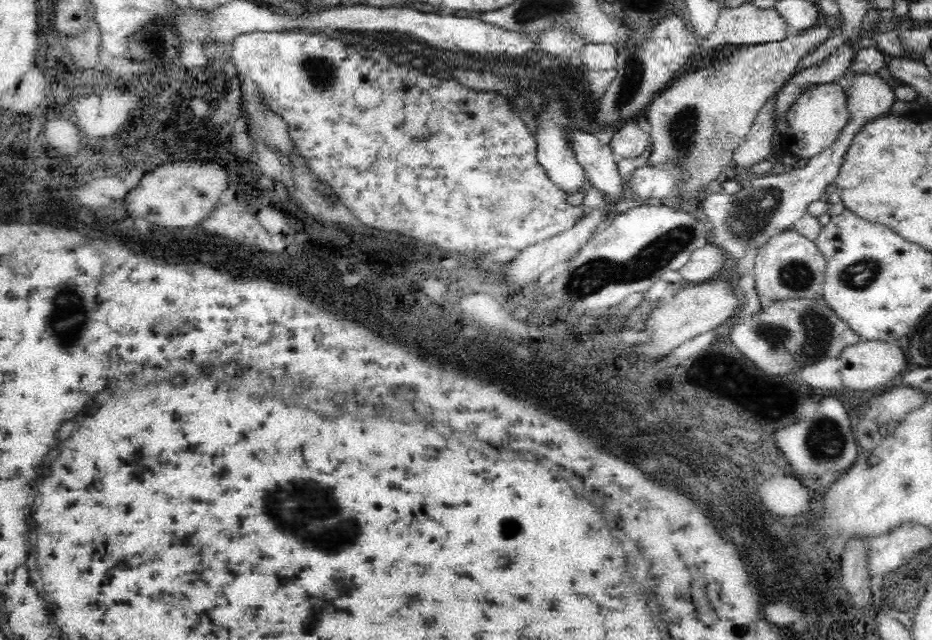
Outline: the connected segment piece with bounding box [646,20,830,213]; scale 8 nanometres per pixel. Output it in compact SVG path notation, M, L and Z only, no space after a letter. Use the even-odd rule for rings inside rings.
M821 20L795 38L743 47L704 70L673 80L654 98L646 114L650 124L647 165L662 168L671 164L685 174L685 179L668 196L672 208L688 208L691 213L700 206L702 192L708 194L717 189L733 165L734 152L746 140L764 104L796 71L800 61L830 38L829 32L830 28Z

